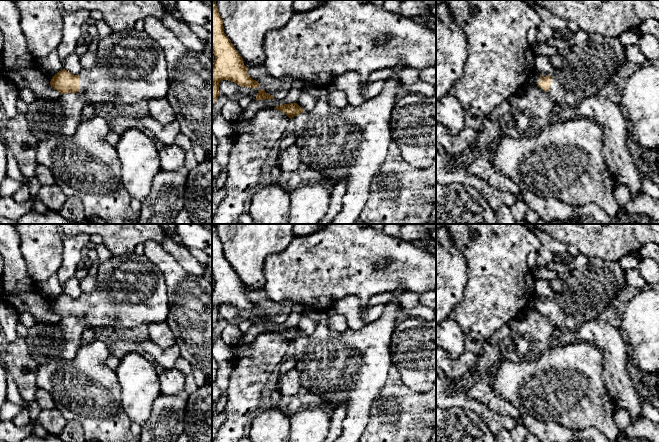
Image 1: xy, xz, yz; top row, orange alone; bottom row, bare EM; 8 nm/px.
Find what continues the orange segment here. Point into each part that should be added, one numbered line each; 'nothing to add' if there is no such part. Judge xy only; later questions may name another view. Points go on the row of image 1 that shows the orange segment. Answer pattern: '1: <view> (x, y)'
1: xy (131, 67)

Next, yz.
1: yz (587, 68)

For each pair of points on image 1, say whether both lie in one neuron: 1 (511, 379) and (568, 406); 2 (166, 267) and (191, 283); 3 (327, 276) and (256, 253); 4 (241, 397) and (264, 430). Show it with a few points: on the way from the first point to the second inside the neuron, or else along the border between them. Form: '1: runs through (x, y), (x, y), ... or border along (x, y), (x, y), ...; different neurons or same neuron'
1: runs through (525, 385), (532, 388), (550, 388), (554, 392); same neuron
2: runs through (172, 272), (185, 283); same neuron
3: border along (287, 246), (266, 258), (264, 279); different neurons
4: border along (260, 410), (256, 413); different neurons

